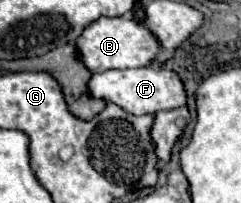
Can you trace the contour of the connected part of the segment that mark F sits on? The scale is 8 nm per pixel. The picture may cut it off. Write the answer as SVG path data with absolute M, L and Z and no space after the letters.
M138 67L138 69L120 69L120 71L102 71L94 73L90 83L90 95L102 97L106 101L112 101L120 107L124 107L128 113L134 115L146 115L146 113L158 113L164 109L174 109L186 103L188 95L184 89L182 79L178 73L170 69L158 69L158 67Z

